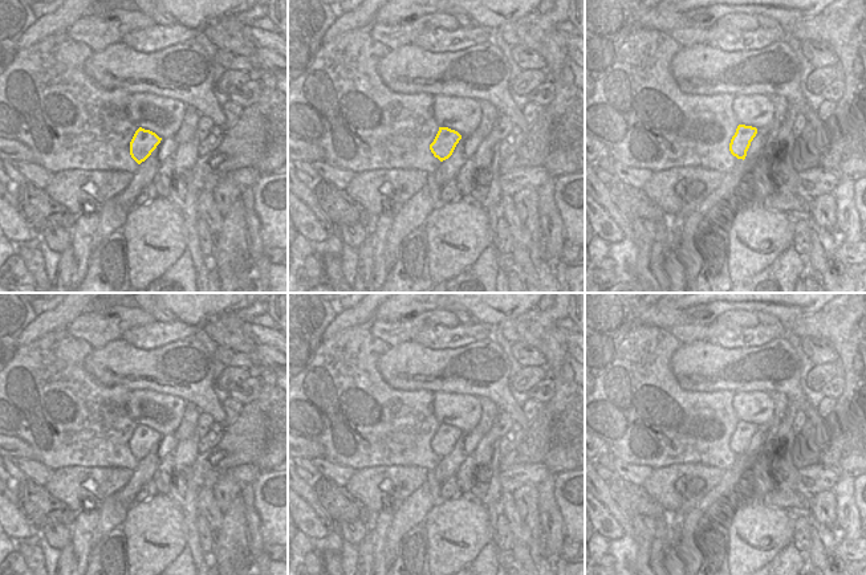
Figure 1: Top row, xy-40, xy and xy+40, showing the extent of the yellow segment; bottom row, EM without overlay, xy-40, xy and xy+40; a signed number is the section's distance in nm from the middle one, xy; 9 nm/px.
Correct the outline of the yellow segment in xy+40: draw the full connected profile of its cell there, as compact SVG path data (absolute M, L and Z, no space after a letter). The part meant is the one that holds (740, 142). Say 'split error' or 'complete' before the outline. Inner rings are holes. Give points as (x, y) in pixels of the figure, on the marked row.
split error; M739 125L729 143L729 151L737 159L745 159L757 152L761 142L768 136L768 131L757 130L752 126Z

